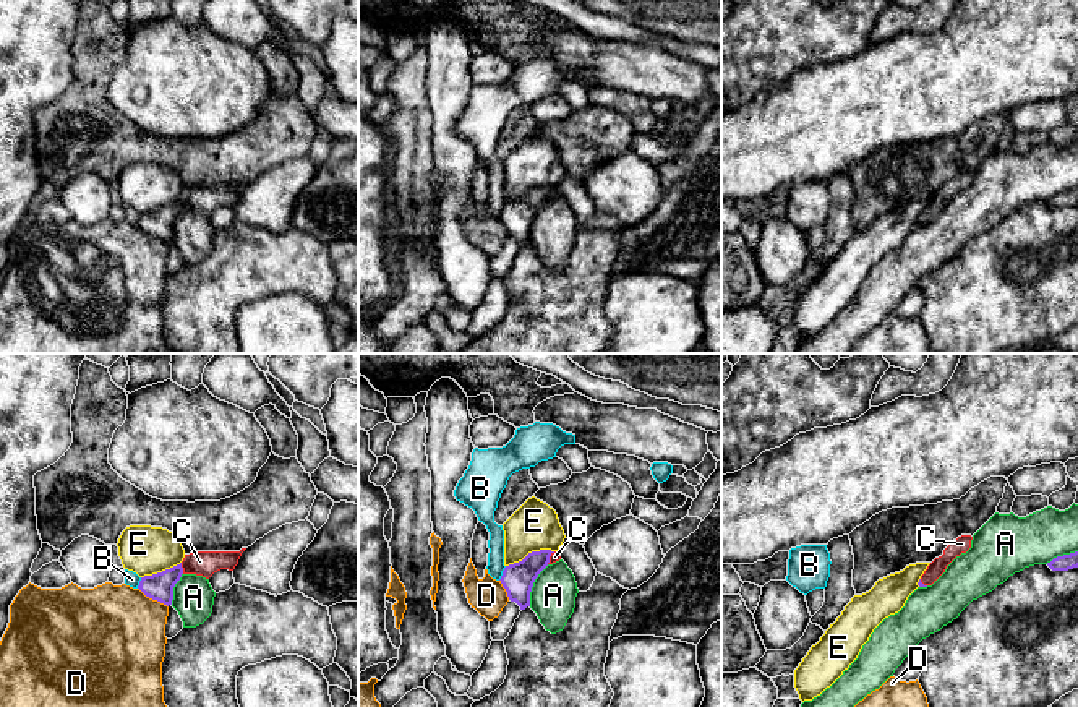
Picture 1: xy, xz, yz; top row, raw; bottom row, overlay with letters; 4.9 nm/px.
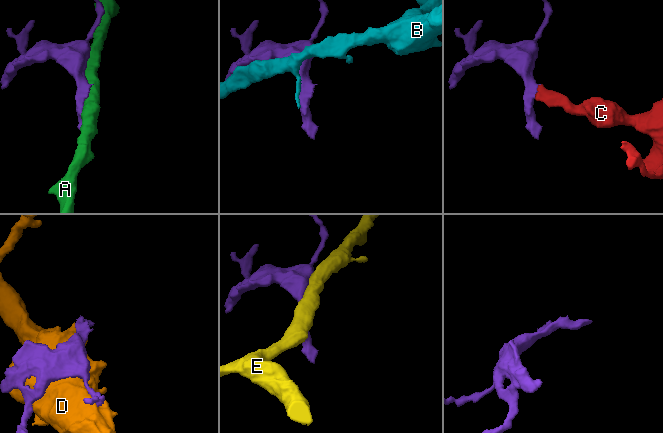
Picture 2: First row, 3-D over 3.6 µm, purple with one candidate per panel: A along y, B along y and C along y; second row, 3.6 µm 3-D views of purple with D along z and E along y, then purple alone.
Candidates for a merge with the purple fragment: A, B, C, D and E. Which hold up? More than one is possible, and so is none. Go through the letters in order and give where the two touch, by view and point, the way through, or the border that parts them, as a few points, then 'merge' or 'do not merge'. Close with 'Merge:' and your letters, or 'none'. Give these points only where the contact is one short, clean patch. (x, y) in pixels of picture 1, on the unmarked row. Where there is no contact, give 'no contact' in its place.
A: meets purple in xz at (532, 222); do not merge
B: meets purple in xz at (503, 209); do not merge
C: meets purple in xy at (182, 205); runs through xy (159, 222), (182, 205), (201, 200); merge
D: meets purple in xy at (153, 235); do not merge
E: meets purple in xz at (529, 190); do not merge
Merge: C

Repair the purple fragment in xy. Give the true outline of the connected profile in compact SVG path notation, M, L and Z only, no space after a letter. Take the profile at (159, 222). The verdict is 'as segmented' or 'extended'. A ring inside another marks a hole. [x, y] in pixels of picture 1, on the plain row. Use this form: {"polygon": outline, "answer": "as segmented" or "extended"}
{"polygon": "M242 185L240 188L195 188L185 191L180 201L162 209L141 214L138 225L146 234L169 243L173 237L173 224L183 211L196 211L209 216L220 206L233 208L245 186L246 185Z", "answer": "extended"}

